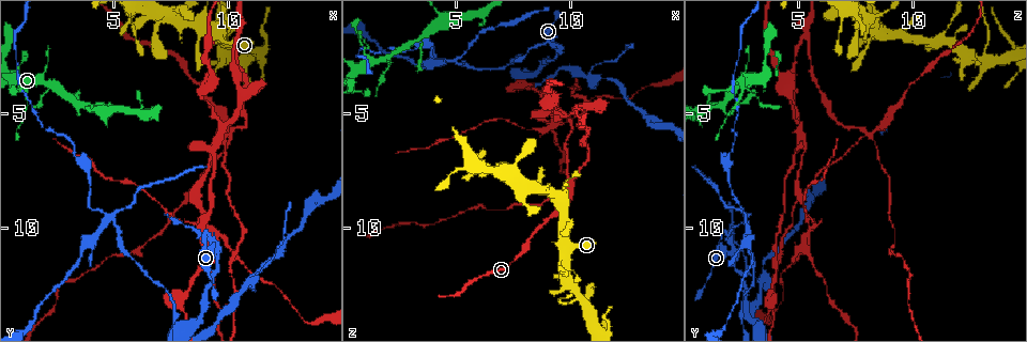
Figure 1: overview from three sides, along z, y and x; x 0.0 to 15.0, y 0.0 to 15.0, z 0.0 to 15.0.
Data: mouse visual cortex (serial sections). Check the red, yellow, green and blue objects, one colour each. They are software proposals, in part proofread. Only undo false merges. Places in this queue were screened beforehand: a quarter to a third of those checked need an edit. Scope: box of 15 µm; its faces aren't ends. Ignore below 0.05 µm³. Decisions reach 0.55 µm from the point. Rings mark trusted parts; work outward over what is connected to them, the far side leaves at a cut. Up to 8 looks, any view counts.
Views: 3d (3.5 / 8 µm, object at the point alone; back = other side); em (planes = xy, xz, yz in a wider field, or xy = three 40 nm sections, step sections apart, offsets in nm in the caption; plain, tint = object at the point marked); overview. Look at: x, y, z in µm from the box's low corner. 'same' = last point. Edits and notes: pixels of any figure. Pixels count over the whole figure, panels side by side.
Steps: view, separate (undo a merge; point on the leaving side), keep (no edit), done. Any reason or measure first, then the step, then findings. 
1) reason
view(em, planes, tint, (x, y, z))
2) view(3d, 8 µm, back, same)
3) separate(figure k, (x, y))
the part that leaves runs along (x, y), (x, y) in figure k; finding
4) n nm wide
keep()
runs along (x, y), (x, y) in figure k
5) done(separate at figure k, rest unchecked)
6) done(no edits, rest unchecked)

sharp bend
view(3d, 8 µm, back, (9.1, 10.4, 1.9))

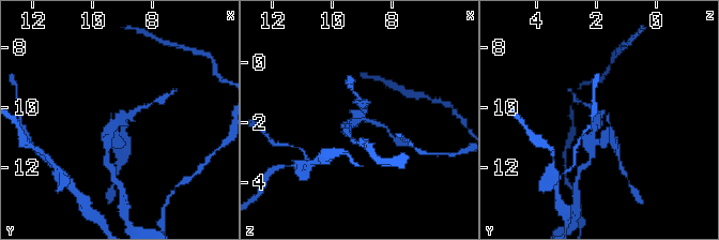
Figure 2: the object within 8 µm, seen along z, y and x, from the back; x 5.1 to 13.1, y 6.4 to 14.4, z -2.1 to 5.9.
view(3d, 3.5 µm, (9.1, 10.5, 1.9))

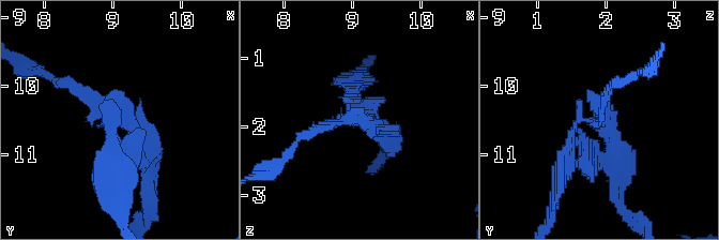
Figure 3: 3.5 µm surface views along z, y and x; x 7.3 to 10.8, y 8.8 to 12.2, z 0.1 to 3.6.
view(em, xy, step 5, tint, (9.10, 10.45, 1.90))

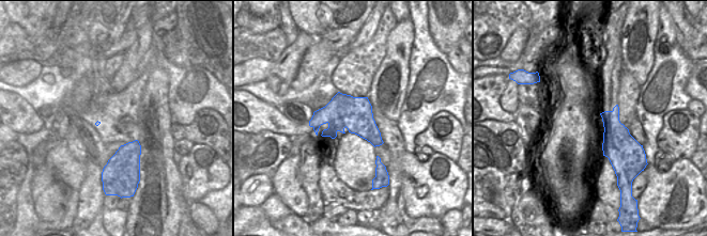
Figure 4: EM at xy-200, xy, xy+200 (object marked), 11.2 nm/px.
separate(figure 3, (610, 134))
the part that leaves runs along (582, 119), (601, 116), (621, 181) in figure 3; two cells meet here

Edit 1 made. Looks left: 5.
three-way junction
view(3d, 8 µm, back, (3.3, 4.5, 1.9))

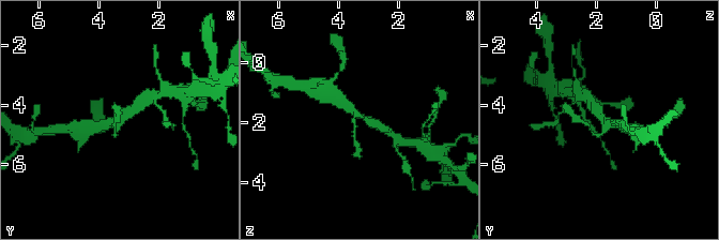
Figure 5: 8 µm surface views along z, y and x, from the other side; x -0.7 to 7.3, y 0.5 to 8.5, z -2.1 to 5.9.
need the tissue
view(em, xy, step 3, tint, (3.1, 4.4, 1.8))

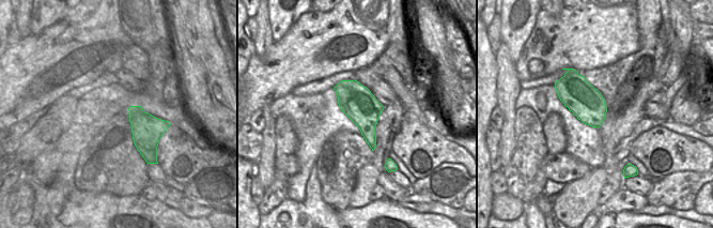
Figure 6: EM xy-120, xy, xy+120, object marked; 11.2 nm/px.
3 arms
keep()
runs along (385, 131), (357, 115), (342, 99) in figure 5; one cell here

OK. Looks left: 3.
four-way junction
view(3d, 3.5 µm, (10.4, 2.7, 13.0))

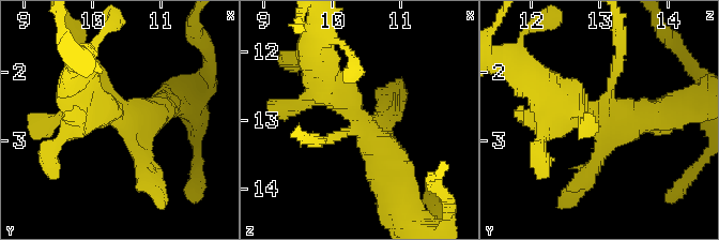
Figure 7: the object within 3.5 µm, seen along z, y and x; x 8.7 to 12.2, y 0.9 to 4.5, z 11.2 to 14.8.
now the EM
view(em, xy, step 1, tint, (10.45, 2.75, 13.05))

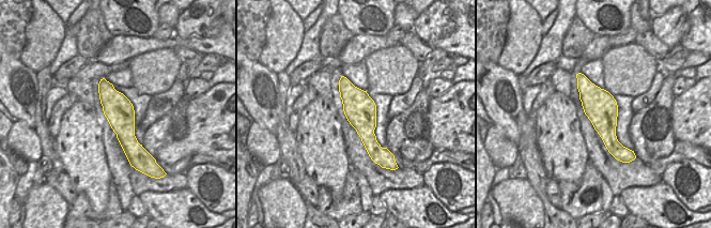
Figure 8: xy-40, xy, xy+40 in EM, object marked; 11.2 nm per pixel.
4 arms
separate(figure 7, (620, 62))
the part that leaves runs along (611, 88), (620, 61), (620, 28) in figure 7; two cells meet here

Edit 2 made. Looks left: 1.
done(separate at figure 3, separate at figure 7, rest unchecked)

